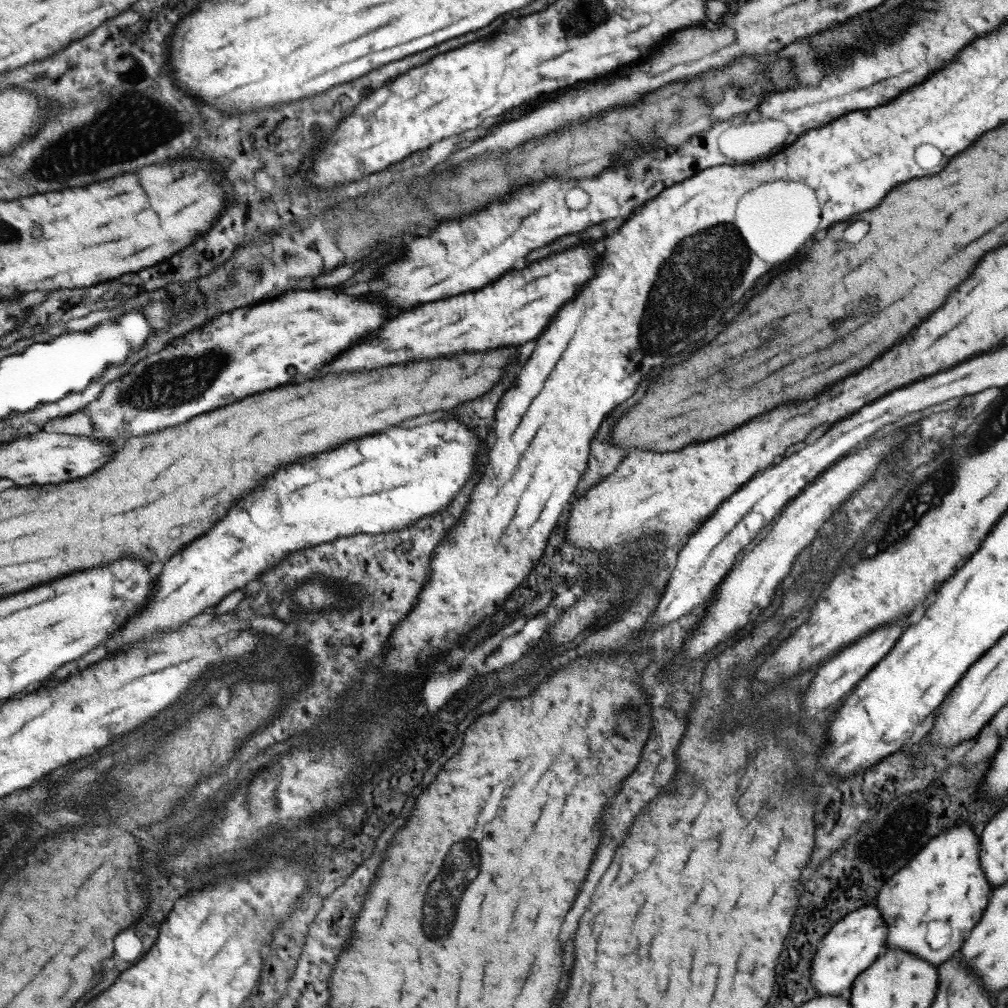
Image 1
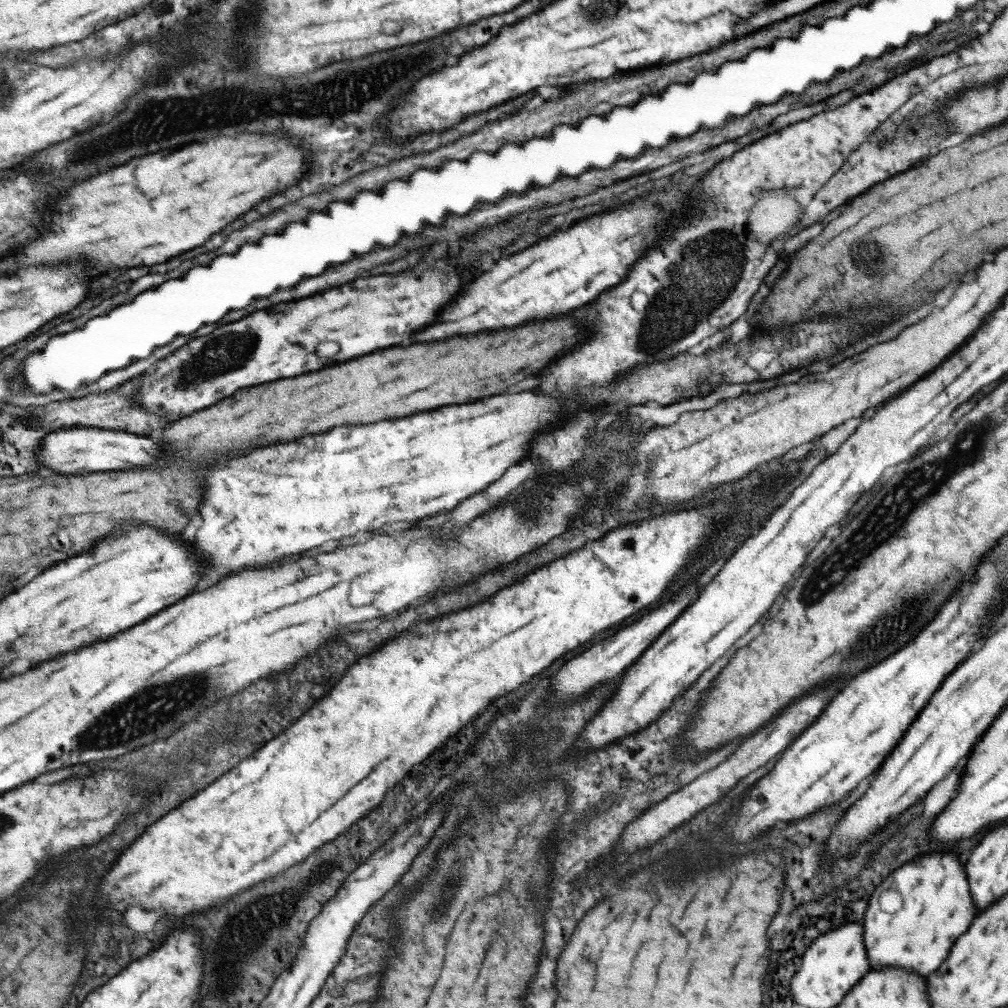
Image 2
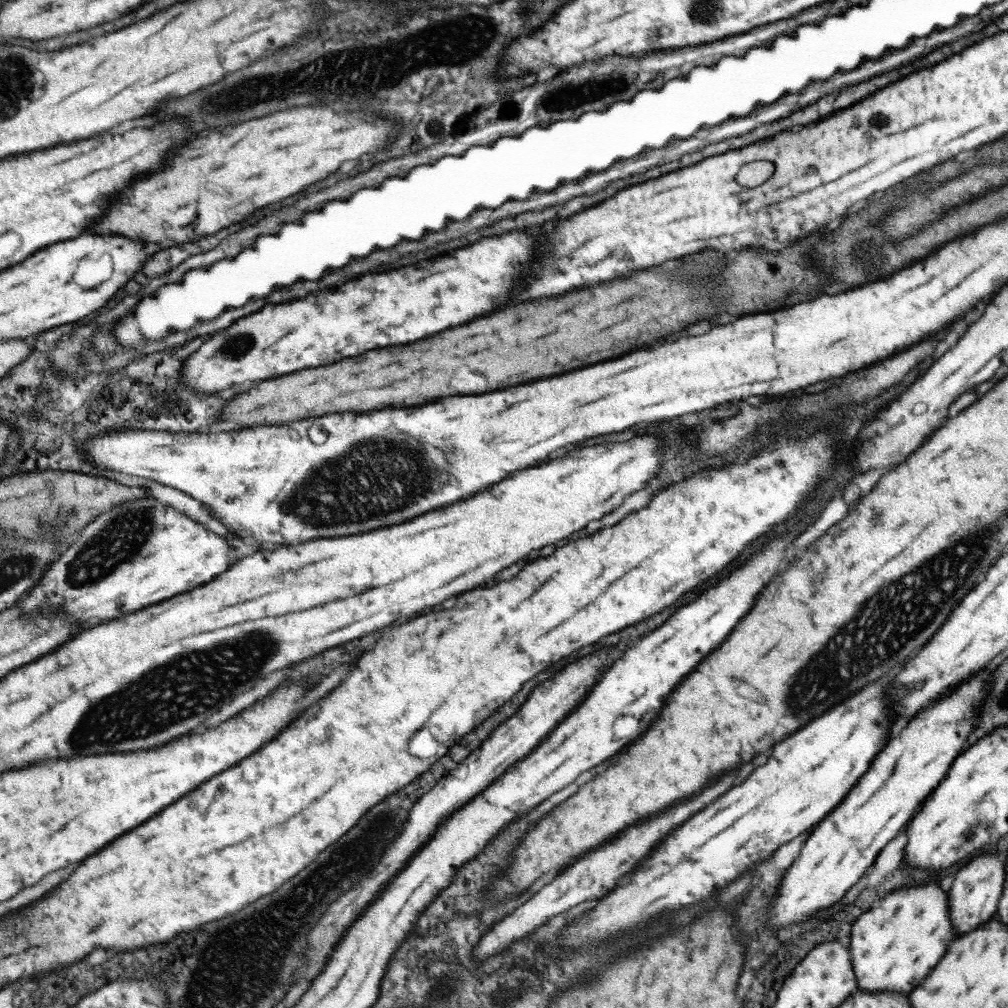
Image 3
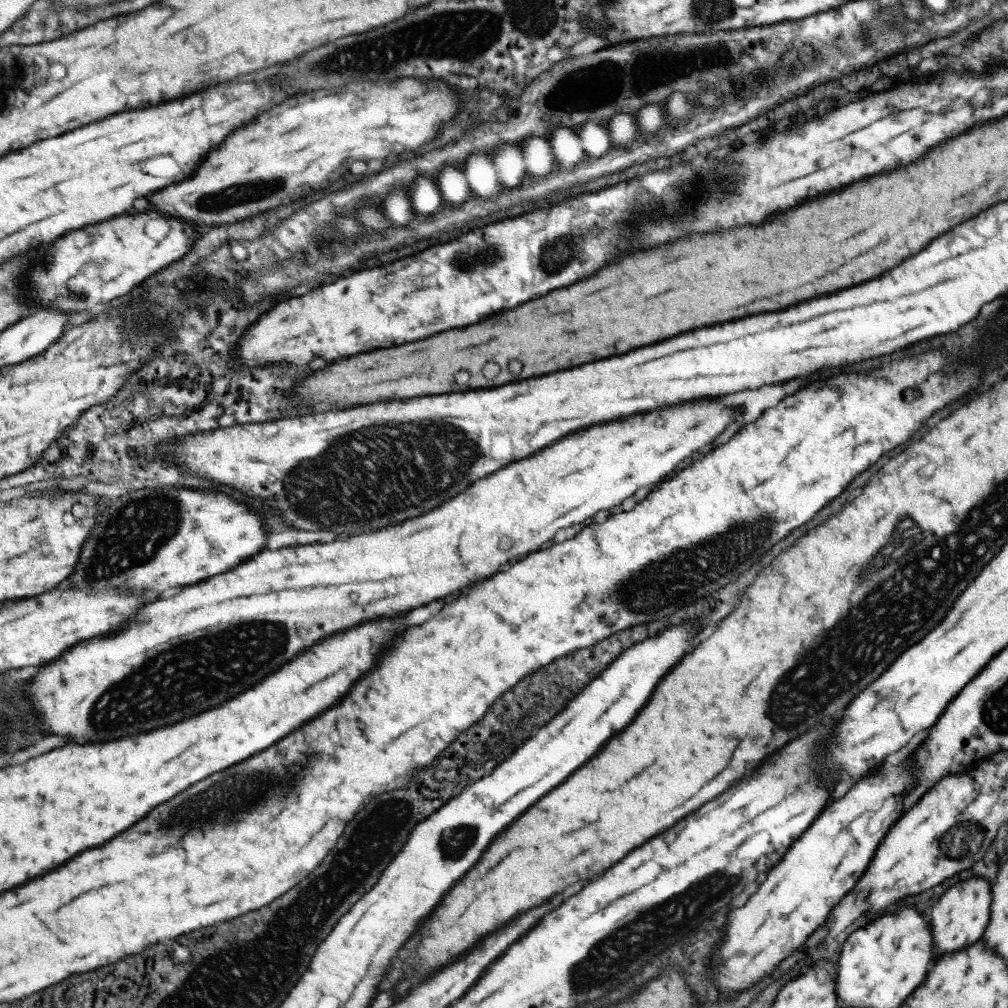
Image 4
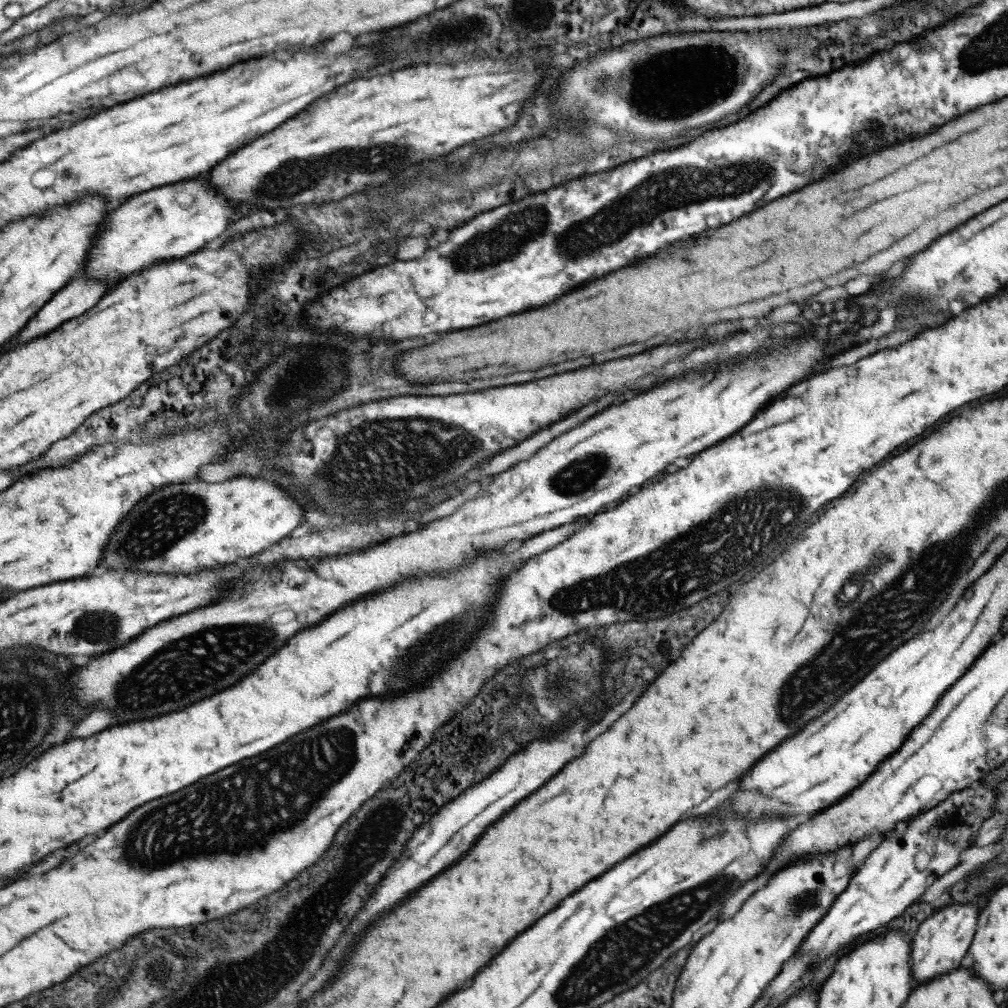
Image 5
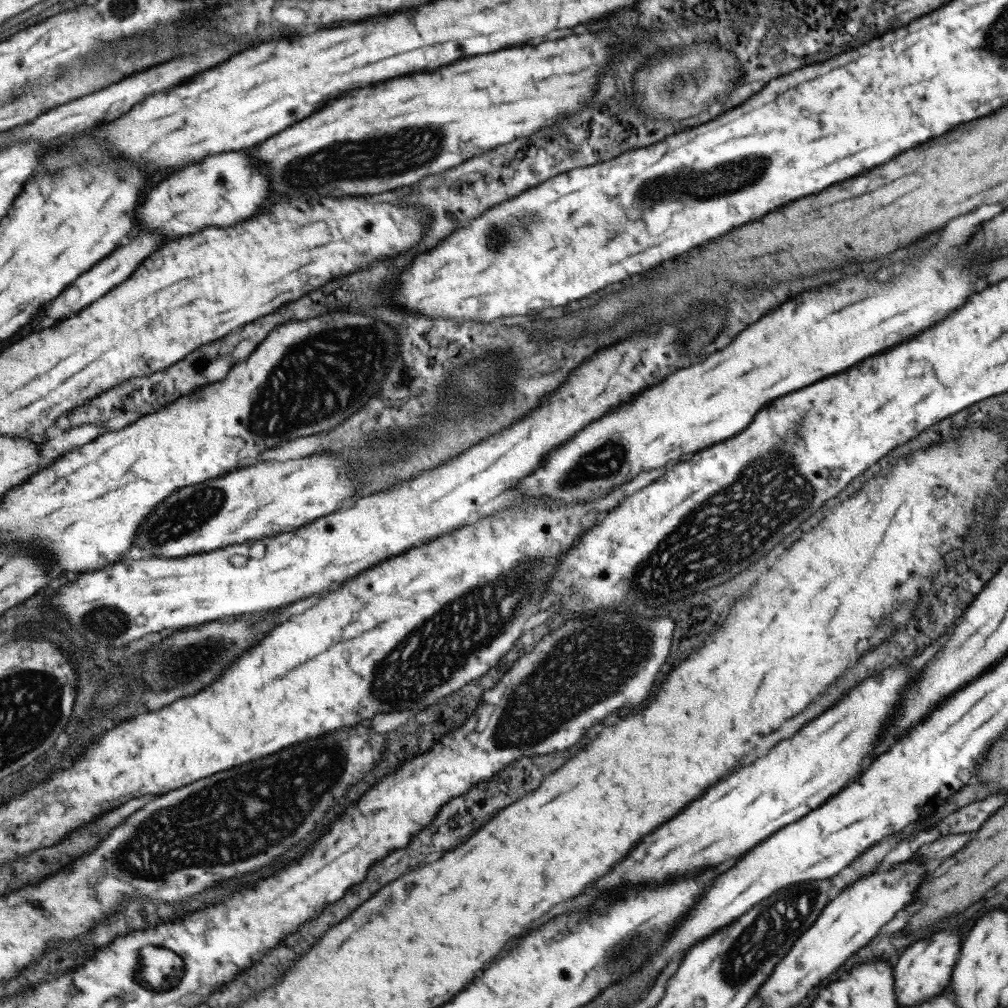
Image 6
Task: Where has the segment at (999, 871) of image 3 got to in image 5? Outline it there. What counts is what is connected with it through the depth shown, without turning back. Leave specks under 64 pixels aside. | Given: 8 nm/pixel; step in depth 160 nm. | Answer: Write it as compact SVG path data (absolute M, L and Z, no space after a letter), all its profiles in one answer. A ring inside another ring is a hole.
M961 902L933 911L929 918L925 918L919 924L911 940L911 960L909 960L911 974L917 984L923 984L939 974L952 971L959 967L959 964L965 966L965 956L976 929L977 917L978 908L975 905L971 902Z

